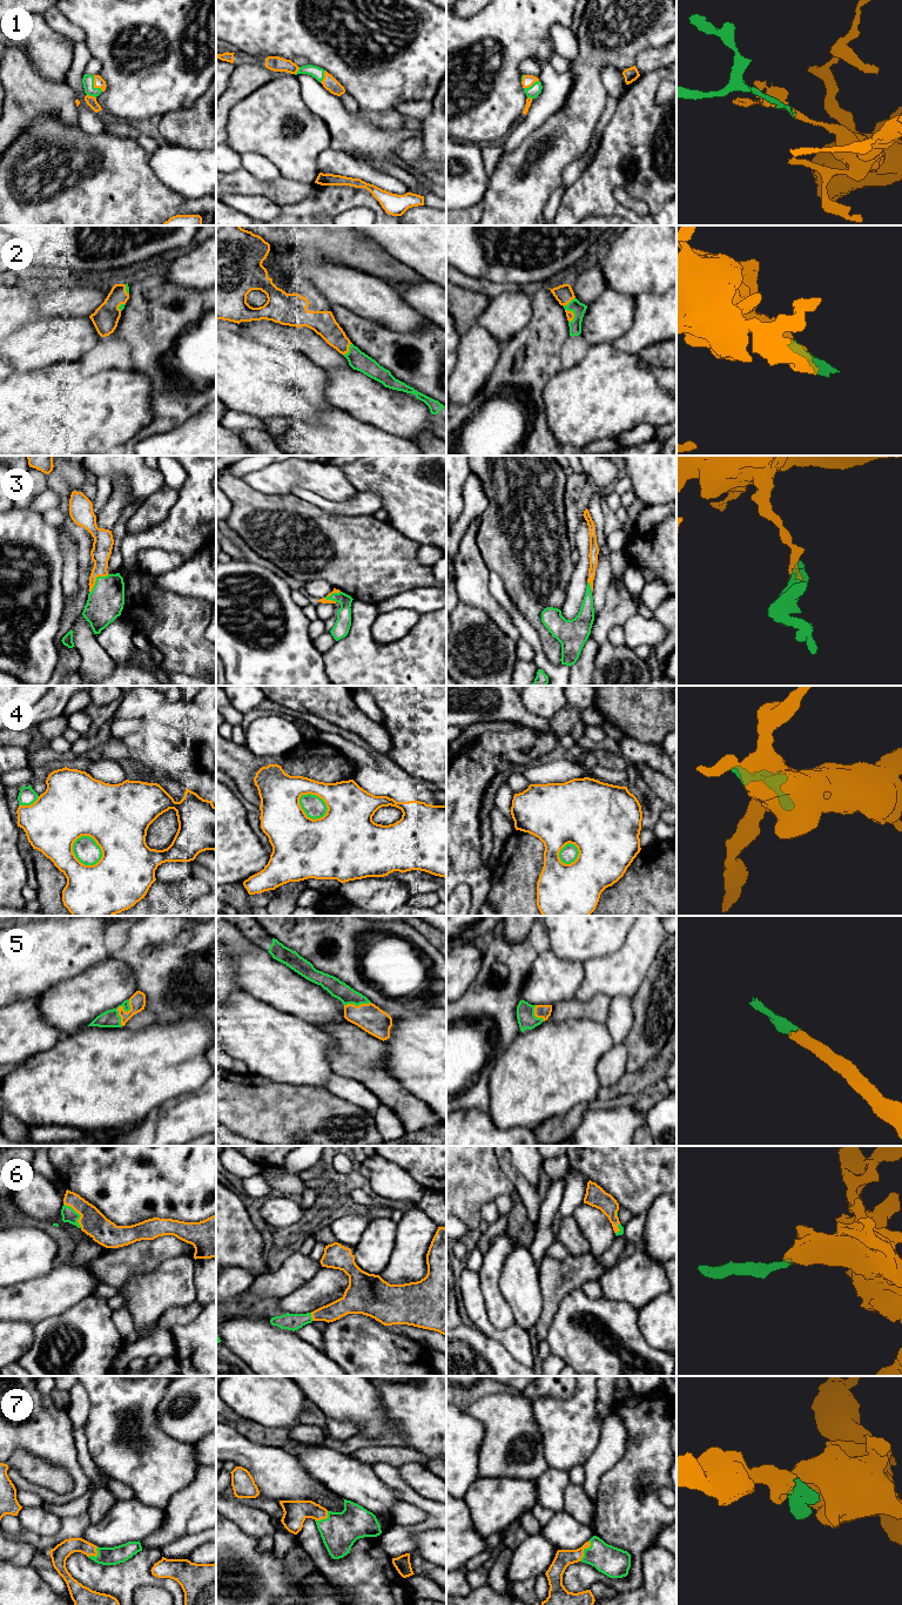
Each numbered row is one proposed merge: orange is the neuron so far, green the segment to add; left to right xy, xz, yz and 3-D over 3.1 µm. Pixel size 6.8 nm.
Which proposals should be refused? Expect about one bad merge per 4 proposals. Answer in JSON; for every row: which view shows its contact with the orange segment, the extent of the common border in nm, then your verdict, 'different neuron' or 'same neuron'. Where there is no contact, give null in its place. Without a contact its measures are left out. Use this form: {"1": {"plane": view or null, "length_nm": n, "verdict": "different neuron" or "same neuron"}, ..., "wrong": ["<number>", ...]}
{"1": {"plane": "xy", "length_nm": 130, "verdict": "same neuron"}, "2": {"plane": "xz", "length_nm": 110, "verdict": "same neuron"}, "3": {"plane": "xy", "length_nm": 180, "verdict": "same neuron"}, "4": {"plane": "xy", "length_nm": 240, "verdict": "different neuron"}, "5": {"plane": "xy", "length_nm": 190, "verdict": "same neuron"}, "6": {"plane": "xy", "length_nm": 200, "verdict": "same neuron"}, "7": {"plane": "yz", "length_nm": 160, "verdict": "same neuron"}, "wrong": ["4"]}

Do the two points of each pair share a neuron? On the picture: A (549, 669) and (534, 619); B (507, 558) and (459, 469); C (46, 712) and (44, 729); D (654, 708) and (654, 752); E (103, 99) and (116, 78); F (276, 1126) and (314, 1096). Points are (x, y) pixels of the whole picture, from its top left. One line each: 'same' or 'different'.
A: different
B: different
C: different
D: different
E: same
F: same

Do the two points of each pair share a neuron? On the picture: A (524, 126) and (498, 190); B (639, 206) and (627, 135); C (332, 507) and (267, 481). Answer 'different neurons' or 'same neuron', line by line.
A: different neurons
B: different neurons
C: different neurons

